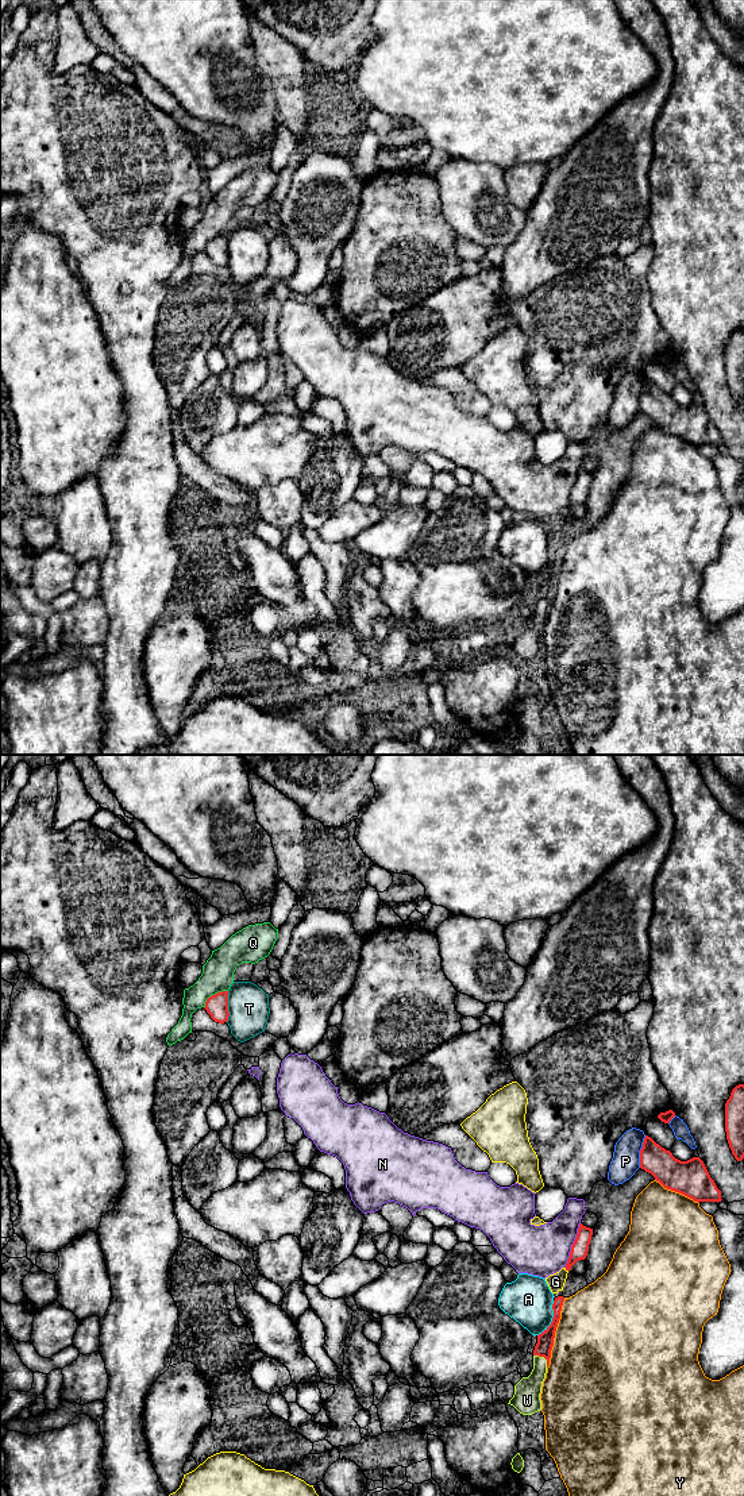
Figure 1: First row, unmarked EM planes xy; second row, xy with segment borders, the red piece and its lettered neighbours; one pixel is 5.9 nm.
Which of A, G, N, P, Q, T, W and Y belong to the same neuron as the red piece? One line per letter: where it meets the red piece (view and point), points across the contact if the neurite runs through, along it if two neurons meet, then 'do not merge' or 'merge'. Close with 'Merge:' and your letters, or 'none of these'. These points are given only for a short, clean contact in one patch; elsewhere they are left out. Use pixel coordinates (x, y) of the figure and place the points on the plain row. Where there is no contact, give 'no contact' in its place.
A: meets red in xy at (552, 562); border along xy (554, 544), (552, 565), (538, 579); do not merge
G: meets red in xy at (566, 513); border along xy (565, 511), (567, 515); do not merge
N: meets red in xy at (573, 489); do not merge
P: meets red in xy at (640, 396); do not merge
Q: meets red in xy at (212, 239); do not merge
T: meets red in xy at (227, 250); do not merge
W: meets red in xy at (543, 600); runs through xy (543, 592), (543, 600), (538, 620), (527, 636); merge
Y: meets red in xy at (554, 577); do not merge
Merge: W

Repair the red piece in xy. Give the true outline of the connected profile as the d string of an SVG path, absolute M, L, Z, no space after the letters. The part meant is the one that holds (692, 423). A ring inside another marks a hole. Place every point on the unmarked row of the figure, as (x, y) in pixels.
M648 379L640 394L640 412L651 417L664 432L679 436L694 446L718 447L722 444L721 435L699 401L681 405Z

